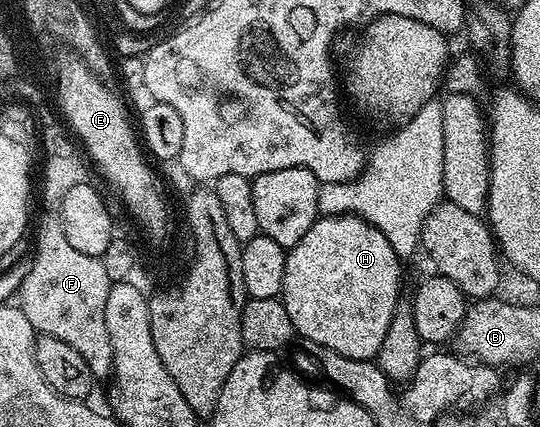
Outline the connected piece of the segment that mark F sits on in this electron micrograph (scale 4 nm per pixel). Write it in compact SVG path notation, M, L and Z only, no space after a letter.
M50 217L40 221L37 226L37 243L35 239L35 250L32 252L33 264L29 272L21 279L21 300L19 306L21 312L31 321L34 332L41 335L50 335L65 344L71 345L83 361L87 361L87 369L91 369L94 380L108 376L113 370L113 350L111 349L111 337L107 333L107 321L105 310L107 309L107 297L111 286L107 277L107 269L103 269L100 258L96 255L84 255L79 249L74 249L71 241L67 241L65 223Z

